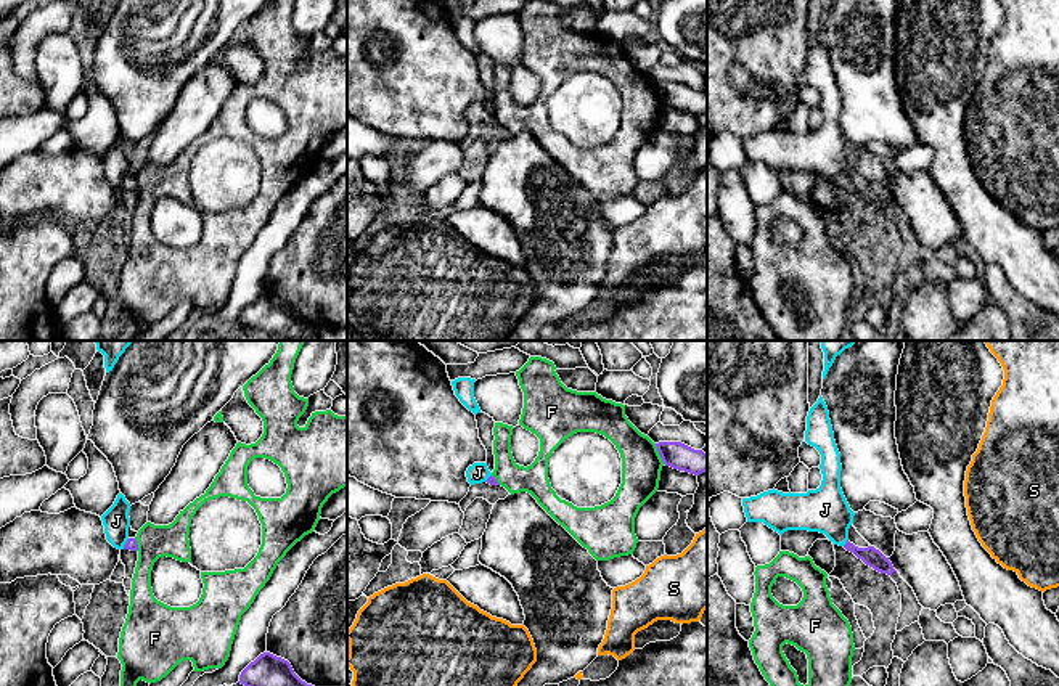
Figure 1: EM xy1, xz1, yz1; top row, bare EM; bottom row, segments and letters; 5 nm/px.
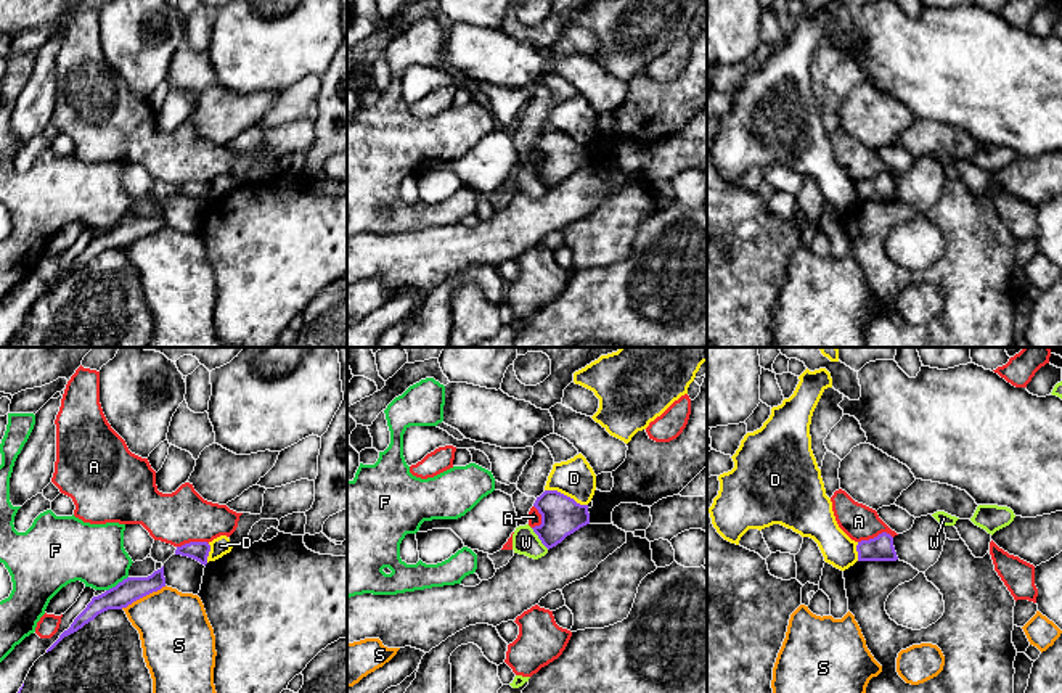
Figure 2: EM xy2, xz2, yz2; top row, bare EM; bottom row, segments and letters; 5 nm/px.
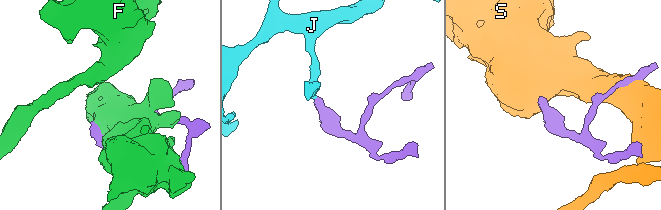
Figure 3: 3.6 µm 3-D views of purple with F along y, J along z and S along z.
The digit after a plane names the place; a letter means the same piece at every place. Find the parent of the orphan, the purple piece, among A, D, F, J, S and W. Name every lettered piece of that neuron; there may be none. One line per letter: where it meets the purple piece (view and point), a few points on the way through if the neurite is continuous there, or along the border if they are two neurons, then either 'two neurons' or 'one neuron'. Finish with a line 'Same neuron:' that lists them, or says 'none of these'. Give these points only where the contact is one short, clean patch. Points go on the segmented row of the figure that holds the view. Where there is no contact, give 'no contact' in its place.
A: contact yz2 (874, 537); two neurons
D: contact xz2 (566, 496); border xz2 (545, 489), (555, 489), (587, 505); two neurons
F: contact xy2 (118, 584); two neurons
J: contact yz1 (847, 542); way yz1 (871, 556), (857, 551), (847, 542), (825, 510); one neuron
S: contact xy2 (143, 595); two neurons
W: contact xz2 (539, 537); border xz2 (530, 528), (548, 549); two neurons
Same neuron: J

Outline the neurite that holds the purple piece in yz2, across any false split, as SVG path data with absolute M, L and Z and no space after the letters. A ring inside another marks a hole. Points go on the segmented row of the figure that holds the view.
M887 532L856 545L858 561L897 561L893 537Z

